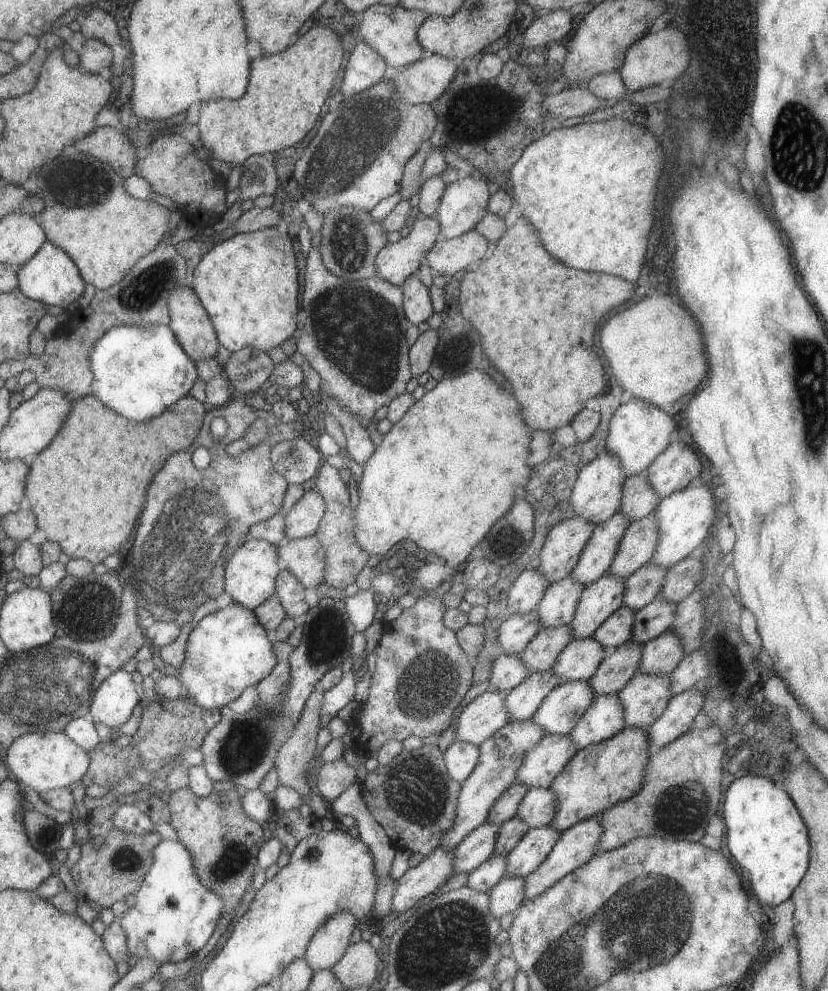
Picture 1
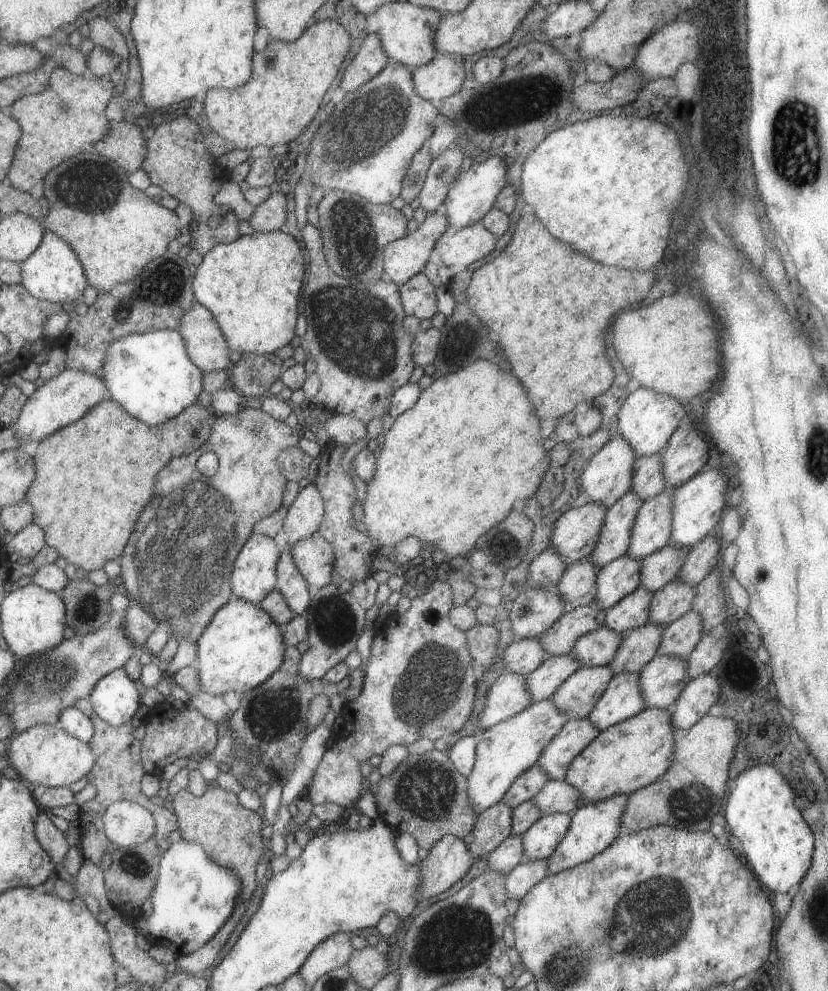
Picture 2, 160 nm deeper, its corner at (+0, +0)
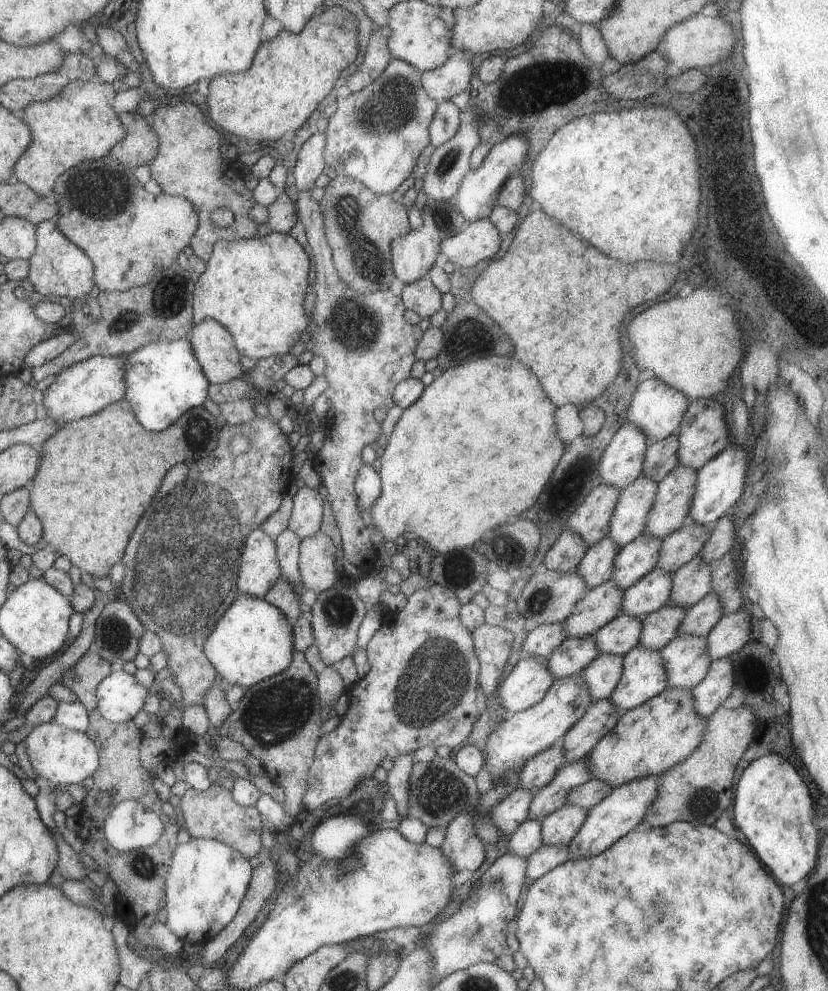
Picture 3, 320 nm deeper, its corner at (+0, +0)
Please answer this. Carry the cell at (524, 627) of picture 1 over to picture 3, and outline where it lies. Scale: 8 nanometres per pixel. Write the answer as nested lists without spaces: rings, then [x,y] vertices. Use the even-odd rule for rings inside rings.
[[[543,568],[541,571],[535,571],[522,584],[523,588],[516,598],[518,615],[532,620],[537,625],[556,623],[566,619],[571,614],[577,599],[583,598],[588,589],[585,581],[582,581],[575,570],[564,573]]]

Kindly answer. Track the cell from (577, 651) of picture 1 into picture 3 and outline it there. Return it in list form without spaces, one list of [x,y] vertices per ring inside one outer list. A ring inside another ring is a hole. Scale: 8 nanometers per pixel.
[[[621,613],[594,632],[596,649],[599,654],[624,656],[638,644],[641,627],[642,618]]]

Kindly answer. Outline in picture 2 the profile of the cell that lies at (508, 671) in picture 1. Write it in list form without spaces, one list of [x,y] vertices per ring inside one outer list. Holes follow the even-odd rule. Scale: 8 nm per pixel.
[[[521,637],[511,641],[504,648],[501,664],[503,664],[503,670],[525,677],[533,672],[548,656],[548,652],[543,650],[538,637]]]

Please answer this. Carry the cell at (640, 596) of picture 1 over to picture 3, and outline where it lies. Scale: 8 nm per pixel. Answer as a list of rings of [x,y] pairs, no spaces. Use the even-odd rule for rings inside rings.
[[[687,521],[663,537],[657,567],[673,574],[677,568],[699,554],[712,528],[711,524],[702,525]]]

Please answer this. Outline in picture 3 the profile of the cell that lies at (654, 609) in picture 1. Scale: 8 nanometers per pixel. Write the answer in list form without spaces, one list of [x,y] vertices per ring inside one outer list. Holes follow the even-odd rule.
[[[695,555],[672,574],[669,603],[690,607],[712,590],[711,579],[710,564]]]

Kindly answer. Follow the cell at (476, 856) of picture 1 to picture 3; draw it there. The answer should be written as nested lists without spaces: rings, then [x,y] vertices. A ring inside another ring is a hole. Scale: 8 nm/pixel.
[[[513,789],[506,797],[503,797],[496,805],[492,806],[489,816],[497,825],[502,836],[510,834],[528,818],[529,805],[535,791],[527,789]]]

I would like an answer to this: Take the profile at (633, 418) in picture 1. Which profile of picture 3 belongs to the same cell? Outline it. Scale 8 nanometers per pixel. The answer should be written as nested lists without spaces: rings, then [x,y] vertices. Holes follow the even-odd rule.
[[[647,375],[637,383],[633,391],[630,405],[626,411],[627,420],[637,425],[648,441],[661,440],[671,433],[678,432],[688,402],[688,398],[677,389],[659,381],[657,377]]]

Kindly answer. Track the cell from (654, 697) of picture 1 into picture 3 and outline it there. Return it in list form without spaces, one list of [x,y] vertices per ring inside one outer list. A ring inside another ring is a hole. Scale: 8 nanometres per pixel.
[[[677,635],[659,649],[666,670],[666,686],[692,689],[705,678],[710,665],[706,638],[695,635]]]

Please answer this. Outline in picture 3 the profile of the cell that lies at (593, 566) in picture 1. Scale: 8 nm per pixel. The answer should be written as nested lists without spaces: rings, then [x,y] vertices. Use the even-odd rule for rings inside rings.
[[[641,474],[620,490],[607,534],[620,548],[644,532],[657,485],[654,480]]]

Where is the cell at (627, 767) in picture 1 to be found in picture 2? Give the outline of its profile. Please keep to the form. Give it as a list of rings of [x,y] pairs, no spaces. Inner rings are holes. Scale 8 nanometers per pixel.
[[[643,707],[637,714],[599,731],[583,750],[569,763],[565,782],[581,793],[582,806],[585,803],[607,800],[618,794],[630,795],[634,790],[655,782],[669,767],[673,760],[673,745],[677,732],[670,721],[670,709]]]

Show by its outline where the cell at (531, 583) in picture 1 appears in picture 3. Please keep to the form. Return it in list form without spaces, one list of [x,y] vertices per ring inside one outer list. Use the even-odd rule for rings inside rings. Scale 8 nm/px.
[[[563,529],[552,547],[545,553],[543,568],[552,571],[573,571],[586,553],[587,545],[578,534]]]

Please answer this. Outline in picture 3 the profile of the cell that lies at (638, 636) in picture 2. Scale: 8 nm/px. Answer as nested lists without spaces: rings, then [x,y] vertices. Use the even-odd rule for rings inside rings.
[[[667,602],[656,611],[643,616],[638,644],[648,649],[659,650],[664,647],[678,635],[678,626],[686,610],[685,607]]]

